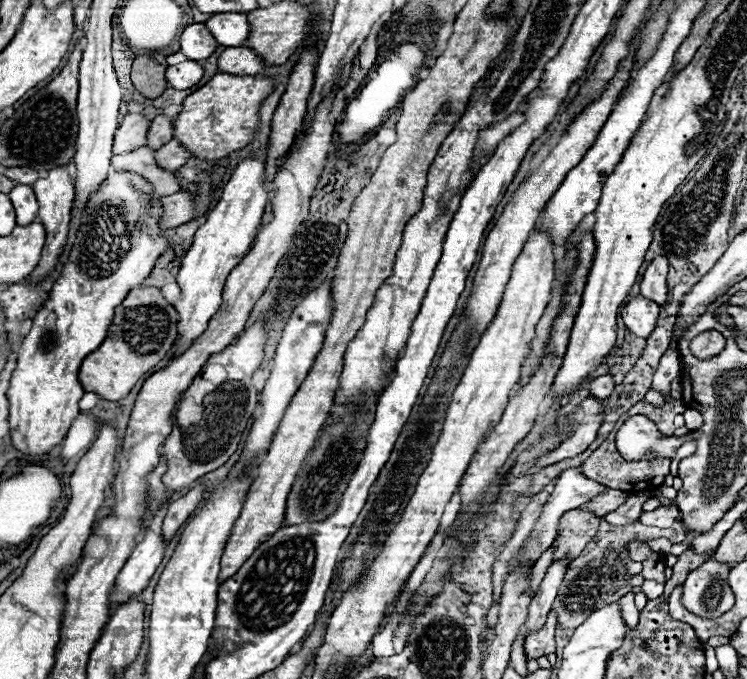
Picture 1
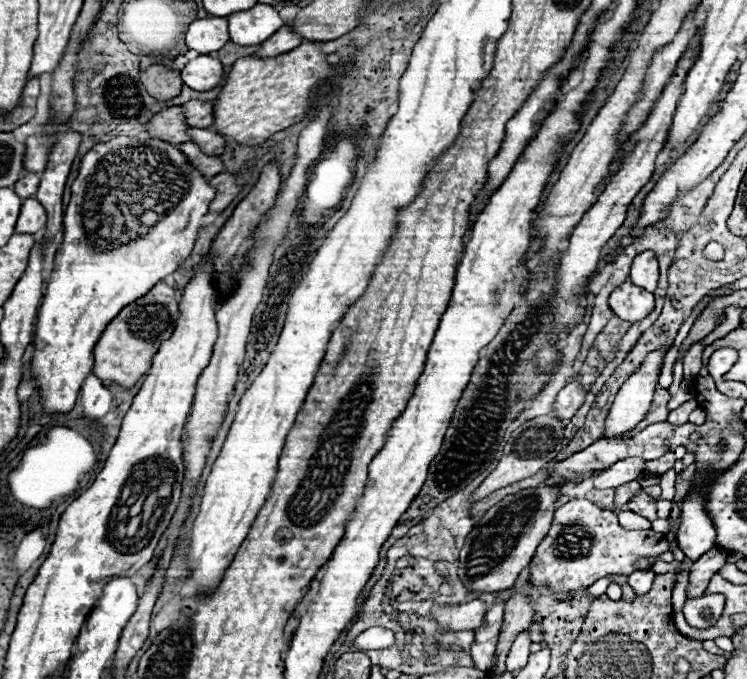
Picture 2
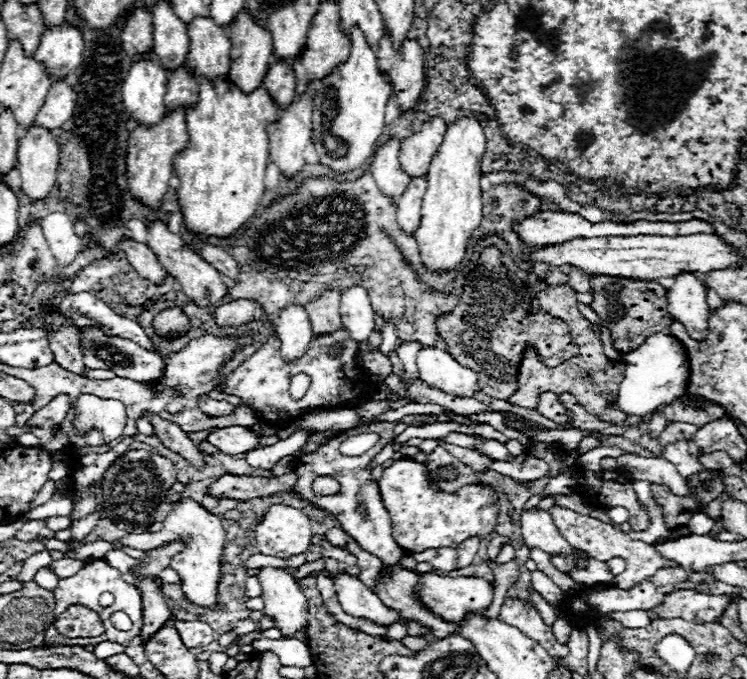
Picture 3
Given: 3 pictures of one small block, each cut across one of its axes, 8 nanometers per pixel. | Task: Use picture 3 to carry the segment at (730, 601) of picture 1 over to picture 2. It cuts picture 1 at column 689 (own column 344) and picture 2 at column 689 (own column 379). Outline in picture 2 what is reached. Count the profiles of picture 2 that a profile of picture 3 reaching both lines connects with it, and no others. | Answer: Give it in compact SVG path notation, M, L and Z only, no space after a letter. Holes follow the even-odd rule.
M704 594L698 598L688 598L684 604L684 616L688 624L694 624L696 628L708 628L722 616L724 608L724 596L722 594Z

